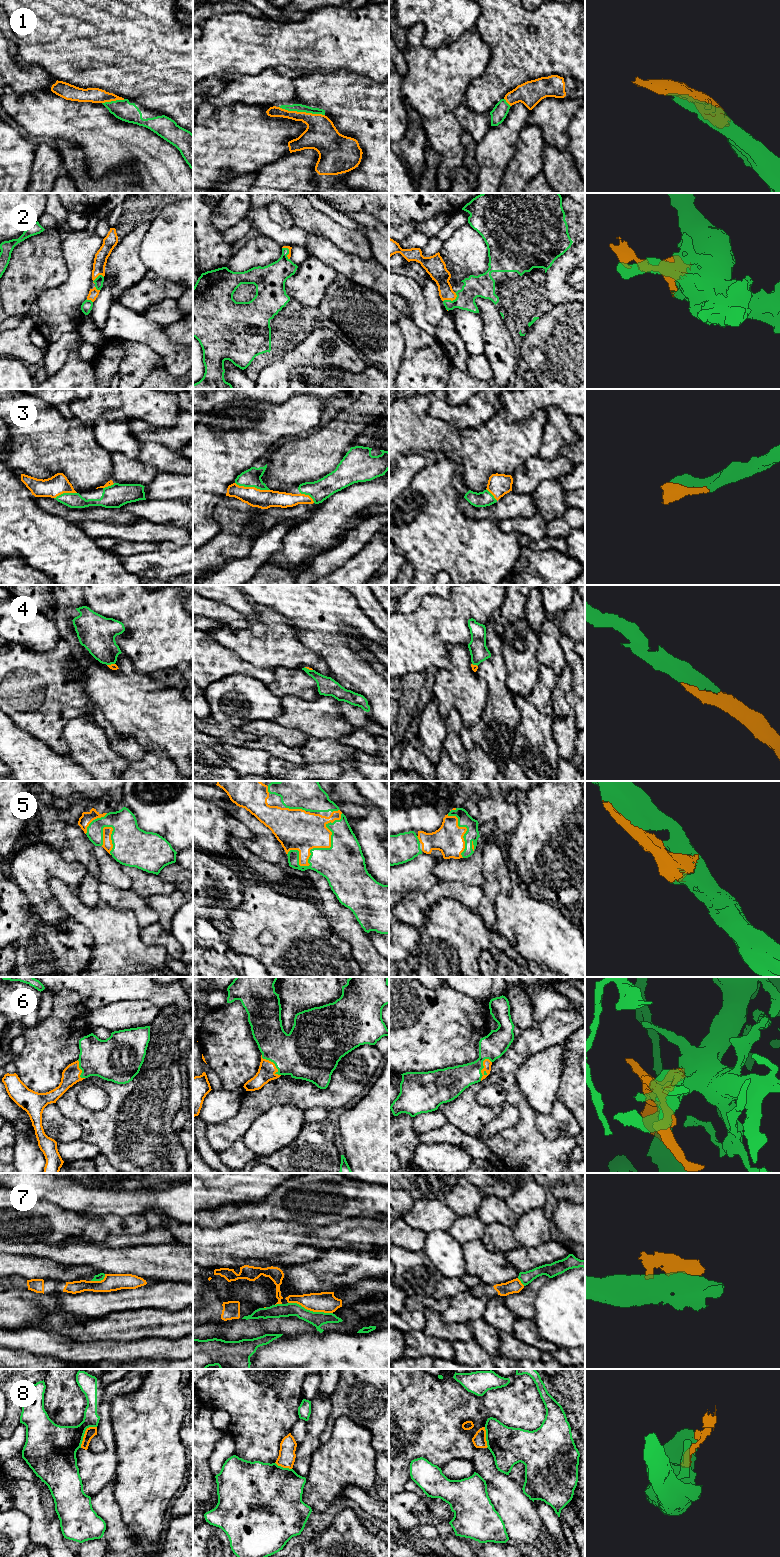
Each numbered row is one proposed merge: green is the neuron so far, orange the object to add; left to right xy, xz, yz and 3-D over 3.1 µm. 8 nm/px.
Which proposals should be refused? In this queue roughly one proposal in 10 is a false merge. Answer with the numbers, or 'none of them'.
7, 8

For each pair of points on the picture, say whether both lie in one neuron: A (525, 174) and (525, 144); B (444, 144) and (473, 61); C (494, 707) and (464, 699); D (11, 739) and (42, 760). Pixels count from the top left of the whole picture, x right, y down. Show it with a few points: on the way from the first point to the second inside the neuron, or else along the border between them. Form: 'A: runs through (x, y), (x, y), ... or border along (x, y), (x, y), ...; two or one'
A: runs through (525, 167), (525, 151); one
B: runs through (442, 123), (446, 88), (452, 82); one
C: border along (484, 682), (487, 703), (473, 725); two
D: runs through (19, 747), (34, 760); one

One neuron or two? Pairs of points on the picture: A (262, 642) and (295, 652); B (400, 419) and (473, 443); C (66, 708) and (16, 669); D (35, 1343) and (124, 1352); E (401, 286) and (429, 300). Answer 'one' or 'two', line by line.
A: one
B: one
C: one
D: one
E: two

